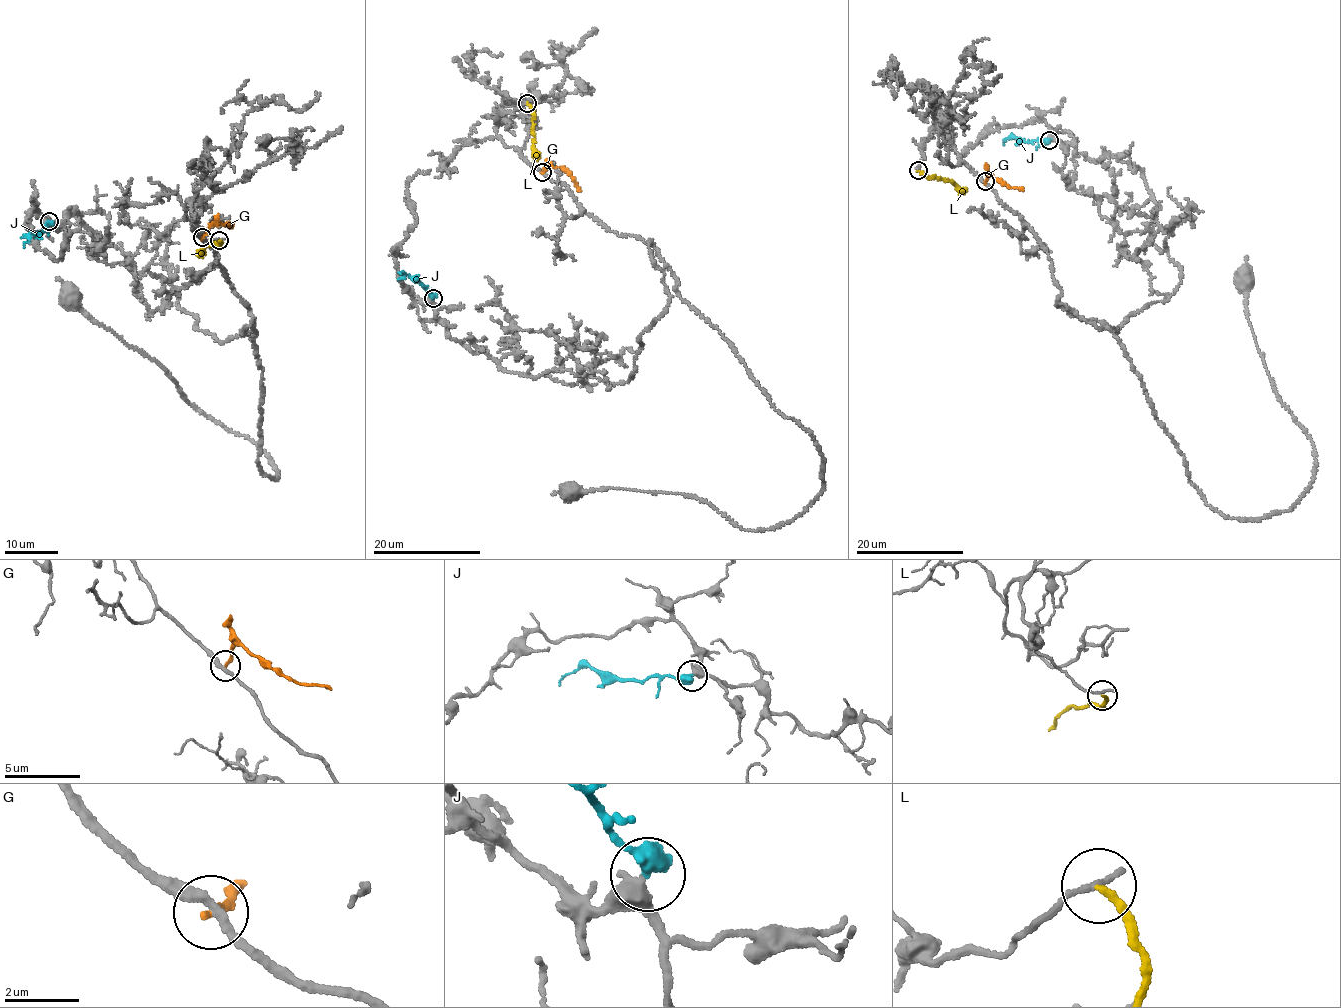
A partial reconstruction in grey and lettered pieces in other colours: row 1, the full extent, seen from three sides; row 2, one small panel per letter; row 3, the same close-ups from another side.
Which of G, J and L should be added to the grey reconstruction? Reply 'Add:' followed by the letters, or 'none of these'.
Add: J

